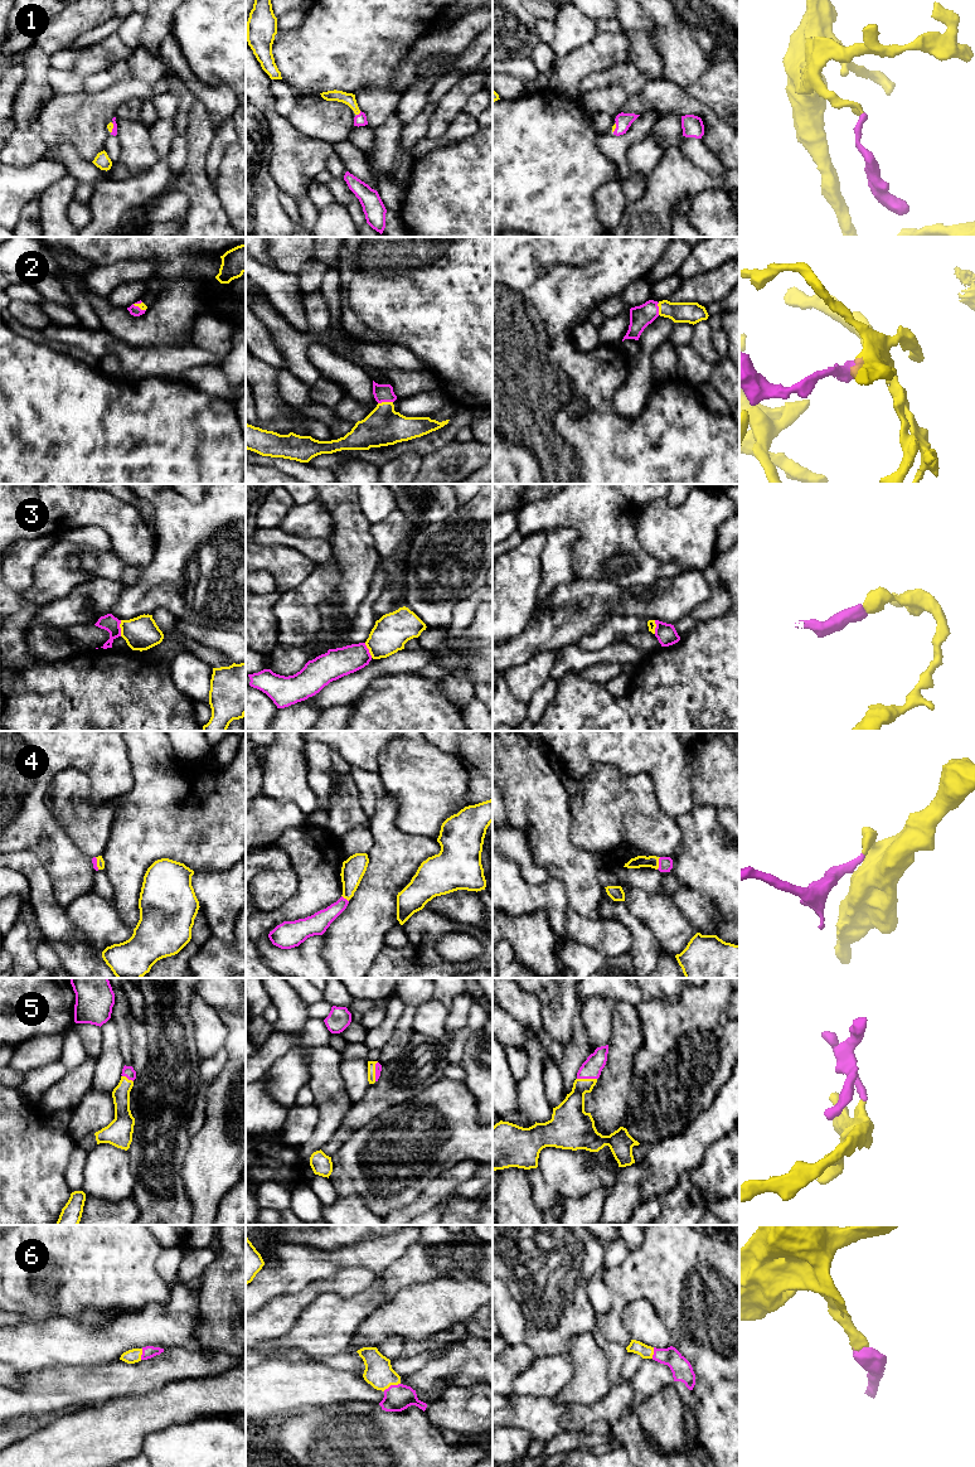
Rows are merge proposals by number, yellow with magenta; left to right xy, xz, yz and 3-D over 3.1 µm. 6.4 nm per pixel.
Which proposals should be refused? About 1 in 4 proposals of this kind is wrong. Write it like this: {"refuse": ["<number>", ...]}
{"refuse": ["3"]}

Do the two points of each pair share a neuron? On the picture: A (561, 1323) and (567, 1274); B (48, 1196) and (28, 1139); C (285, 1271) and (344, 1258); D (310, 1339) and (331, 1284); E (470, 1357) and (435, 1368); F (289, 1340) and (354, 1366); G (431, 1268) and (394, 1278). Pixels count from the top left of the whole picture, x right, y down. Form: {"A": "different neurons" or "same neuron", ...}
{"A": "same neuron", "B": "same neuron", "C": "same neuron", "D": "different neurons", "E": "same neuron", "F": "different neurons", "G": "same neuron"}

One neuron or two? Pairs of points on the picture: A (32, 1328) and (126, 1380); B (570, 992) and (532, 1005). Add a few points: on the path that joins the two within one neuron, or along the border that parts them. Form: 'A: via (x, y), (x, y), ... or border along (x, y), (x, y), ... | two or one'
A: border along (119, 1359), (105, 1364), (68, 1366) | two
B: border along (542, 1003), (541, 1021), (546, 1030) | two

